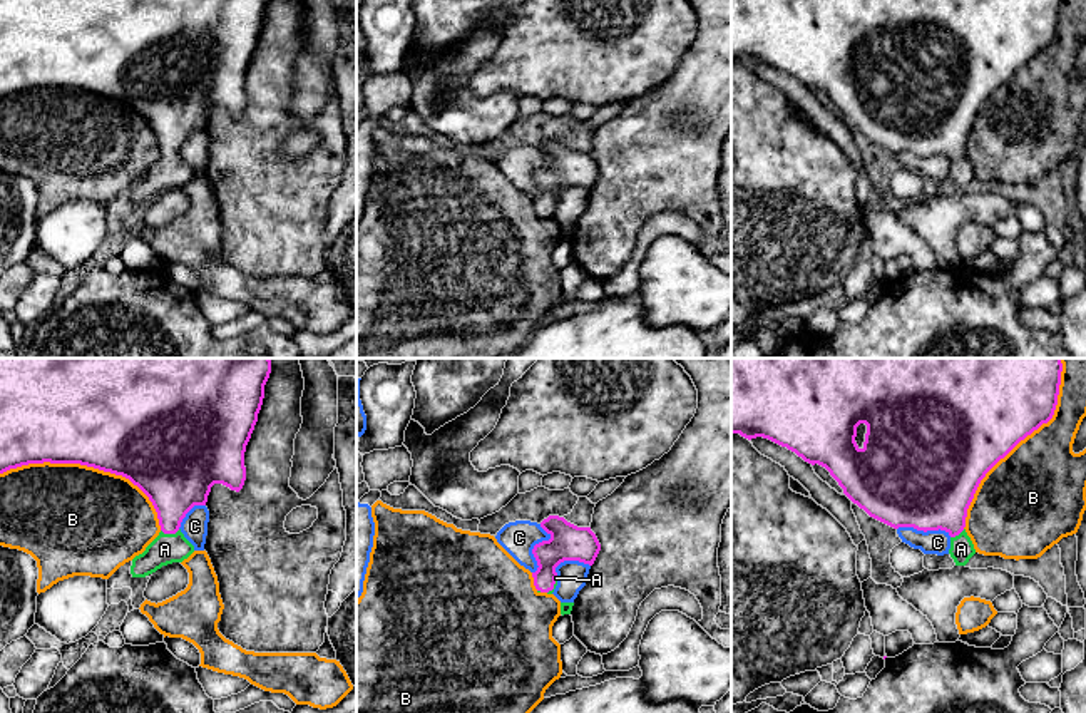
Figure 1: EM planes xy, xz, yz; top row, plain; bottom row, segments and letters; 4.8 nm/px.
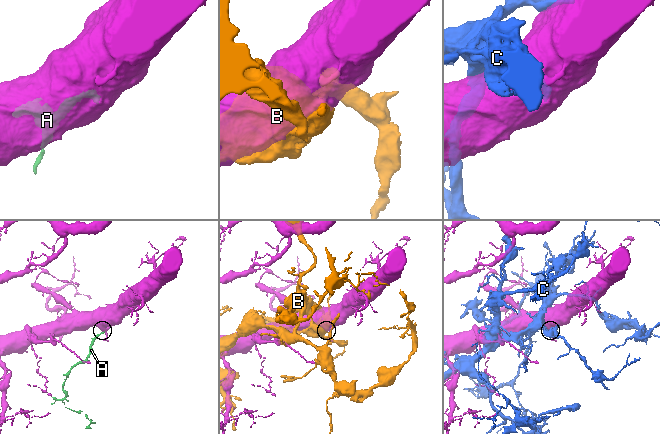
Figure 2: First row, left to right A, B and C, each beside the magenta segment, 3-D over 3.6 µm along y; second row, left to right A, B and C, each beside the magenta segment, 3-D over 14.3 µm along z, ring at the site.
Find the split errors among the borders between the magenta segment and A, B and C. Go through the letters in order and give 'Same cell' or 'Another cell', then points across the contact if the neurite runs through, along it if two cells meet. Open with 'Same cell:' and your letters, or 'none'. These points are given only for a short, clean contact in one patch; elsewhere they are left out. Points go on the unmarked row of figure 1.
Same cell: A
A: Same cell. Path across: xy (174, 106), (169, 158), (169, 169), (164, 174)
B: Another cell
C: Another cell

